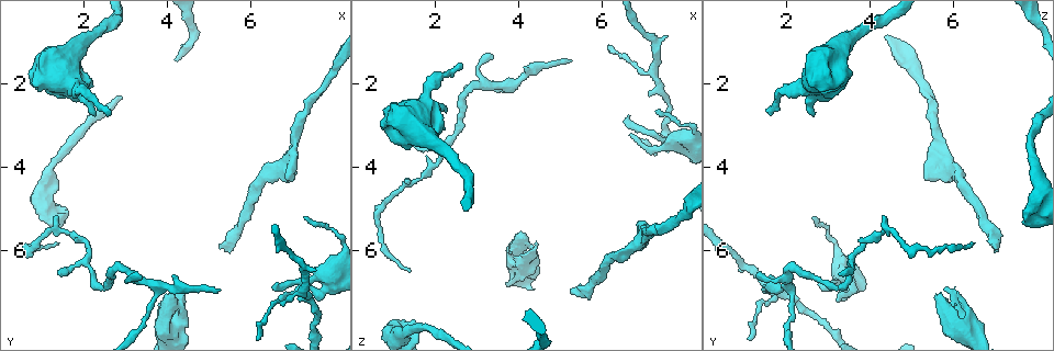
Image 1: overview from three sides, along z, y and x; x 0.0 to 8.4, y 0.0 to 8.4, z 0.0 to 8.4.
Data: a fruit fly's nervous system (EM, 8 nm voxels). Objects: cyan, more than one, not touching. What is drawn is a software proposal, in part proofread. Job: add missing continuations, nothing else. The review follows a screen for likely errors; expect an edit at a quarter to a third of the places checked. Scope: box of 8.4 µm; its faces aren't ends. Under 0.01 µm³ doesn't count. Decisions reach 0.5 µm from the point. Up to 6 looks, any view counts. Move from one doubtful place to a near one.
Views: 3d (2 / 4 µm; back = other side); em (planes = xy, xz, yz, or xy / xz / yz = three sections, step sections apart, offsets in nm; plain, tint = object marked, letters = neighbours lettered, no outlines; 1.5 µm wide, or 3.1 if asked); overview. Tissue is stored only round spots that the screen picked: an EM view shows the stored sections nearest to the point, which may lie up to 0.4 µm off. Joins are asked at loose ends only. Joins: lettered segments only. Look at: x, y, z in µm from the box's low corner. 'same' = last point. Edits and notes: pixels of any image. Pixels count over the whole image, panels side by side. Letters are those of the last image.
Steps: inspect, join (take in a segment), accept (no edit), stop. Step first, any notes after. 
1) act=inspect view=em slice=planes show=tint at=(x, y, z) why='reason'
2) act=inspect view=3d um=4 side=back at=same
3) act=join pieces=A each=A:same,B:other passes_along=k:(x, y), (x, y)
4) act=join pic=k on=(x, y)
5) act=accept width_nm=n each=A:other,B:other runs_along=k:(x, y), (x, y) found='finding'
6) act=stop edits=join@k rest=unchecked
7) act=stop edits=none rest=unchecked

act=inspect view=3d um=2 side=back at=(3.35, 6.65, 1.25) why='tapers out'

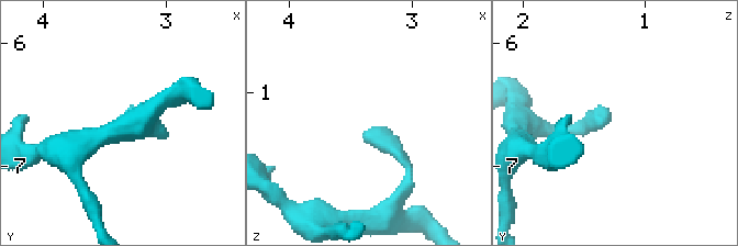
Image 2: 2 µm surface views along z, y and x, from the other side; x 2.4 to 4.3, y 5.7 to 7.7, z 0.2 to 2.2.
act=inspect view=em slice=xy step=4 show=tint at=(3.38, 6.66, 1.32) why='need the tissue'

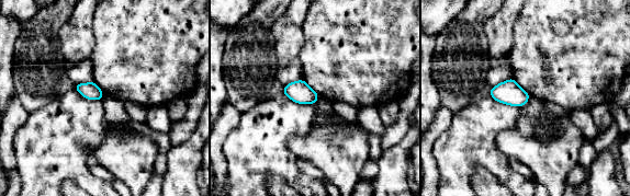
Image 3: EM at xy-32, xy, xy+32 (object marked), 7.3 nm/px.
act=inspect view=em slice=planes show=letters at=same

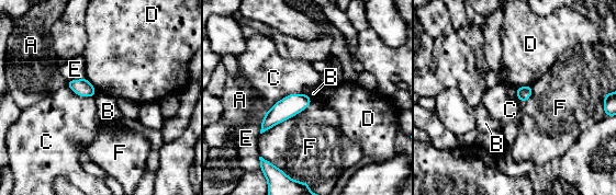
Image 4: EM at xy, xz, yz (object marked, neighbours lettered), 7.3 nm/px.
act=accept each=A:other,B:other,C:other,D:other,E:other,F:other found='none of them fits'

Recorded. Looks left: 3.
act=inspect view=em slice=xy step=8 show=tint at=(5.25, 6.95, 1.50) why='free end'

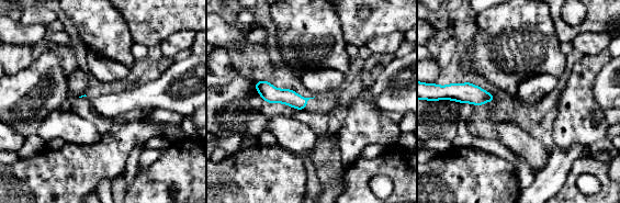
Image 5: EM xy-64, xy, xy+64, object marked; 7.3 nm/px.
act=inspect view=em slice=planes show=letters at=same why='another direction'

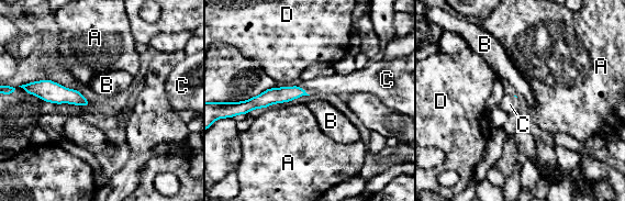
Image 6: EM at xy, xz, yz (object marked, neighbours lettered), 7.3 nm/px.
act=join pieces=C each=A:other,B:other,C:same,D:other passes_along=6:(271, 96), (304, 90), (337, 84) found='the cell continues'

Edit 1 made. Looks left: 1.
act=inspect view=em slice=planes show=letters at=(6.85, 4.15, 5.30) why='free end'

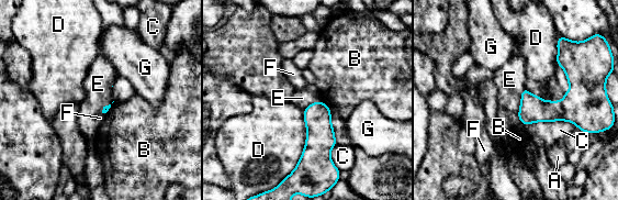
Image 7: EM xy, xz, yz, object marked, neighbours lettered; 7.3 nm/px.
act=accept each=A:other,B:other,C:other,D:other,E:other,F:other,G:other found='none of them fits'

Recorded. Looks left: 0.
act=stop edits=join@6 rest=unchecked

